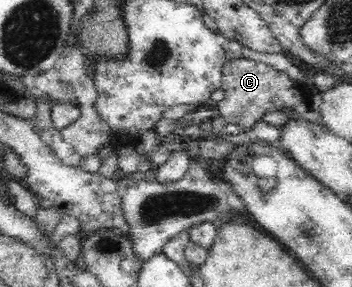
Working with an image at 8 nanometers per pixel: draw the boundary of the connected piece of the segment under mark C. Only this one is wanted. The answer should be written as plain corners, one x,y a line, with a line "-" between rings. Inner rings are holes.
253,55
226,60
223,65
221,87
225,92
225,97
222,101
217,101
219,113
223,116
226,124
238,124
244,128
252,127
266,113
294,111
297,107
301,111
307,109
308,101
314,94
306,92
300,83
295,83
283,71
260,62

